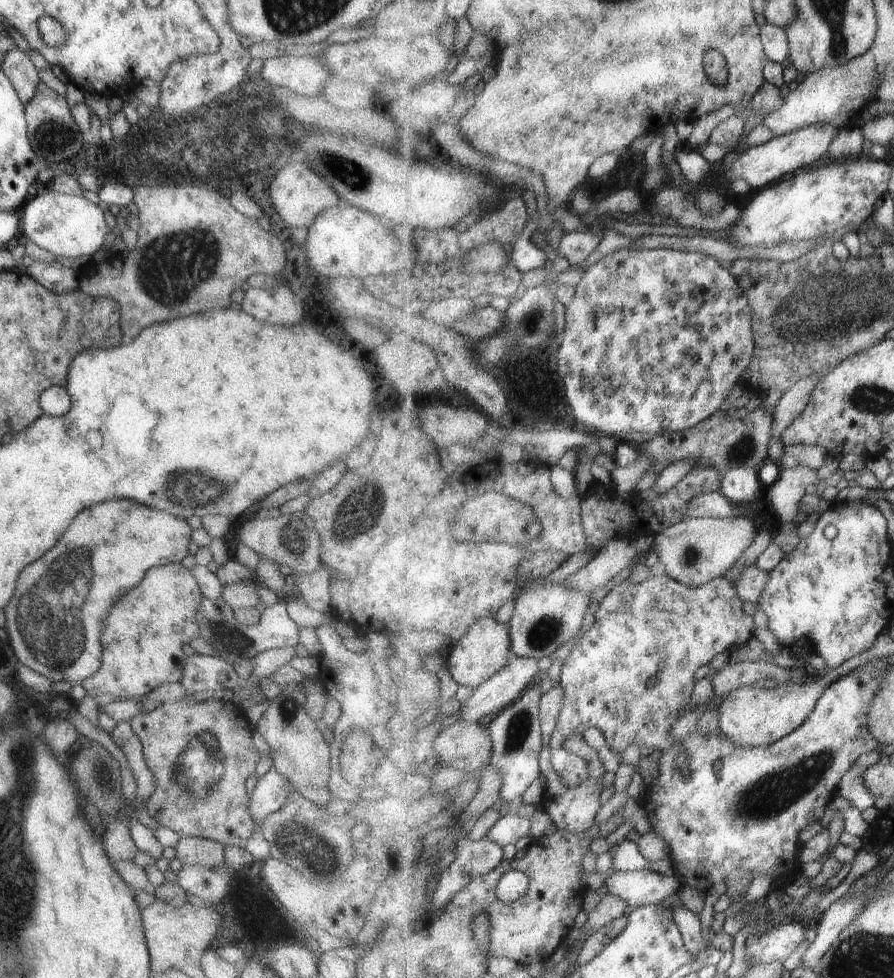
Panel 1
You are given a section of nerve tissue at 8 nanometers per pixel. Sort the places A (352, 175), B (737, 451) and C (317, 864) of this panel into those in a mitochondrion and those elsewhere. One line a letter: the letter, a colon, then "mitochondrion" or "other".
A: mitochondrion
B: mitochondrion
C: mitochondrion

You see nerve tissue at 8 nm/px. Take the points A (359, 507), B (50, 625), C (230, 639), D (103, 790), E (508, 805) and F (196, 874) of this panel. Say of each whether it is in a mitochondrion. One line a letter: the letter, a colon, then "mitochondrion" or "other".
A: mitochondrion
B: mitochondrion
C: mitochondrion
D: mitochondrion
E: other
F: other

